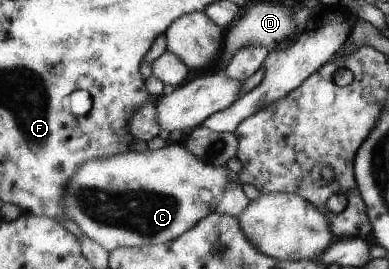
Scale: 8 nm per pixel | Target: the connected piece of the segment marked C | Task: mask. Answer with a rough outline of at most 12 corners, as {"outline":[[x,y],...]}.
{"outline":[[178,142],[83,164],[63,200],[108,252],[216,210],[228,168]]}

